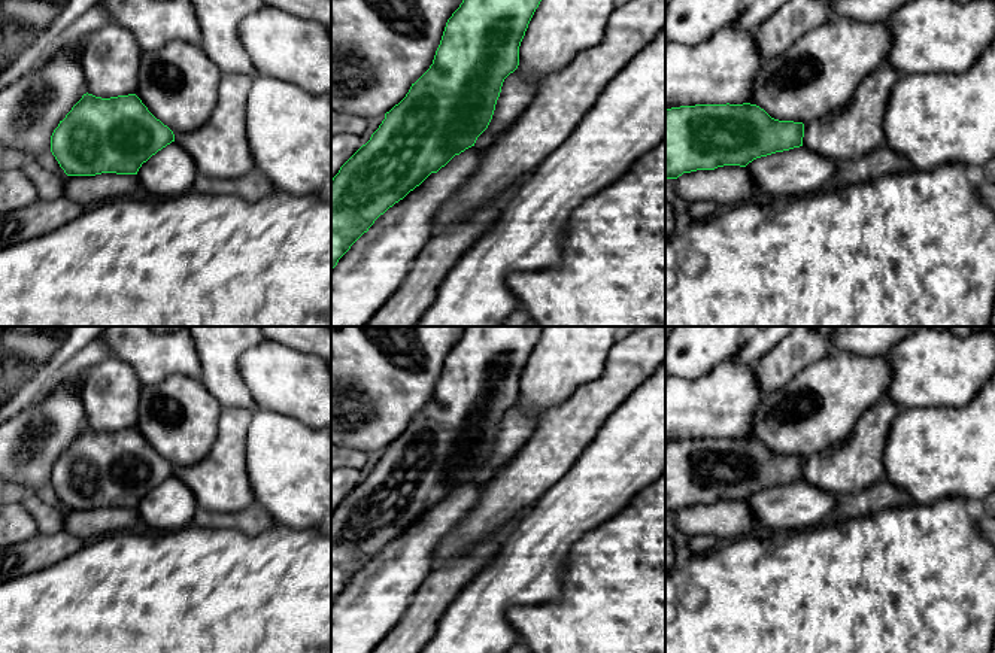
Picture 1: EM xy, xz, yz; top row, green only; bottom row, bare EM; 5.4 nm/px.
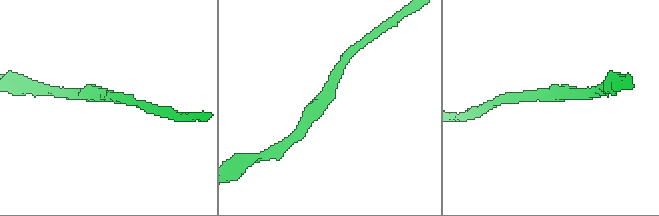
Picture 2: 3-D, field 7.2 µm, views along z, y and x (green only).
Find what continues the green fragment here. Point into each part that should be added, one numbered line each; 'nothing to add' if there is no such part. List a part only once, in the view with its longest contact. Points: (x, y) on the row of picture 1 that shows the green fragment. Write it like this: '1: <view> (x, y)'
nothing to add

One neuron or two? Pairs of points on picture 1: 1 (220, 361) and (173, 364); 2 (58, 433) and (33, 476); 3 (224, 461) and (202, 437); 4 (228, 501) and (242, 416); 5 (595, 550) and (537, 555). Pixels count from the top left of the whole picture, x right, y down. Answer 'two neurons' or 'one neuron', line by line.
1: two neurons
2: one neuron
3: two neurons
4: one neuron
5: two neurons

